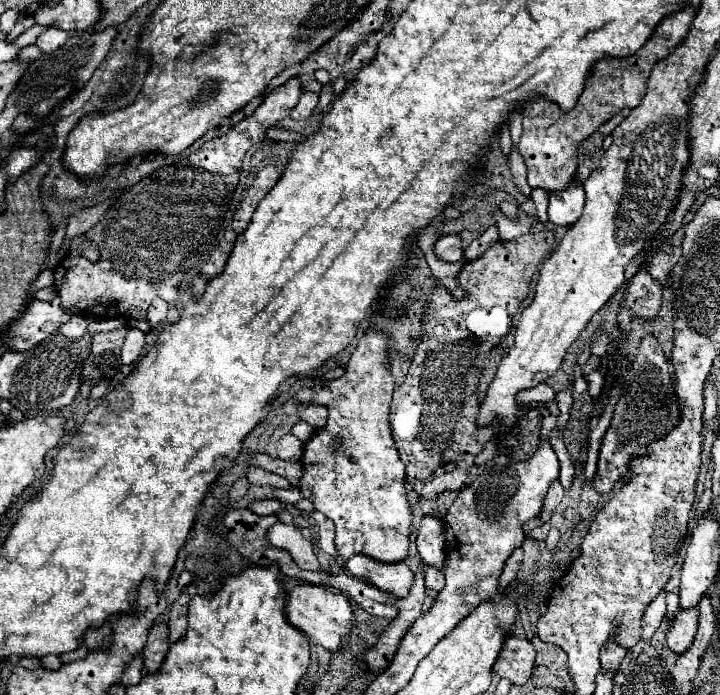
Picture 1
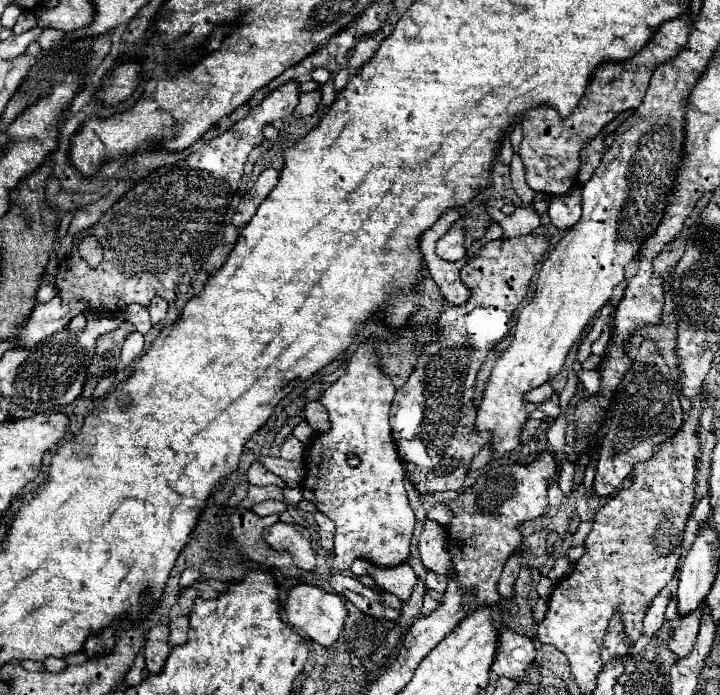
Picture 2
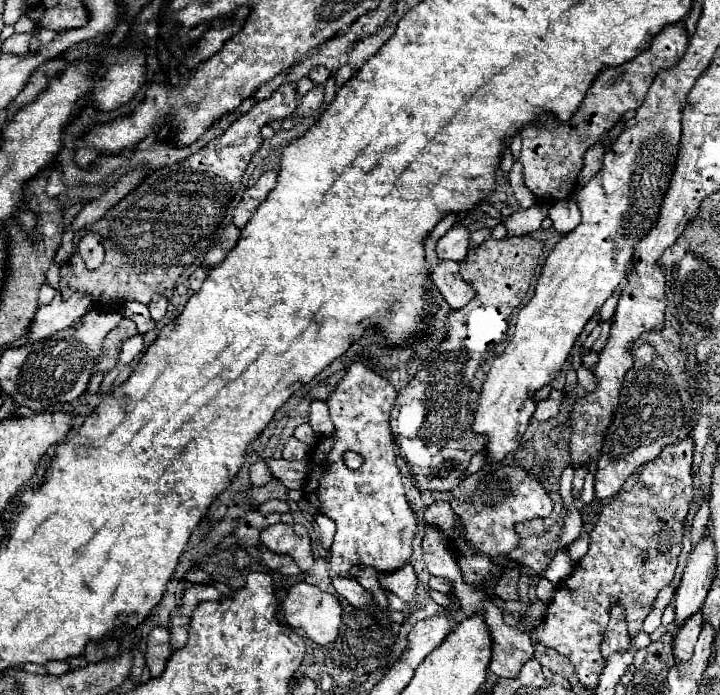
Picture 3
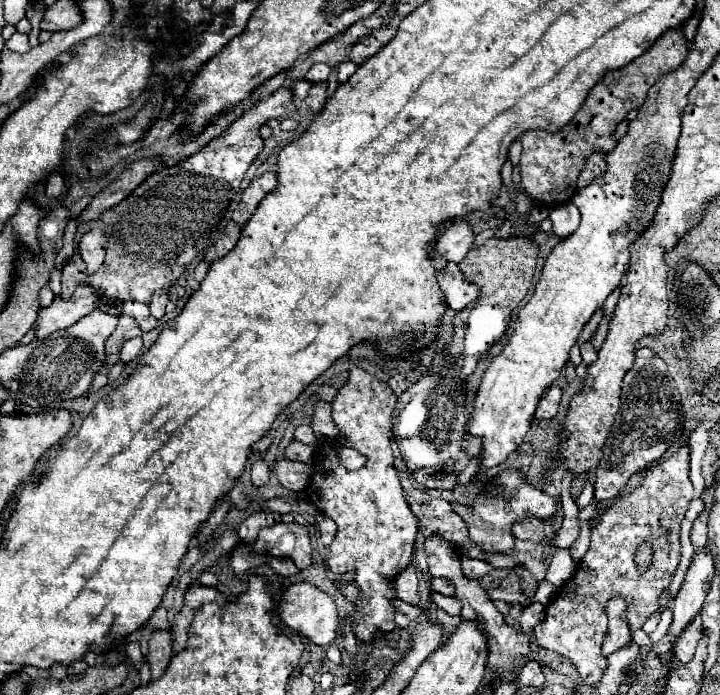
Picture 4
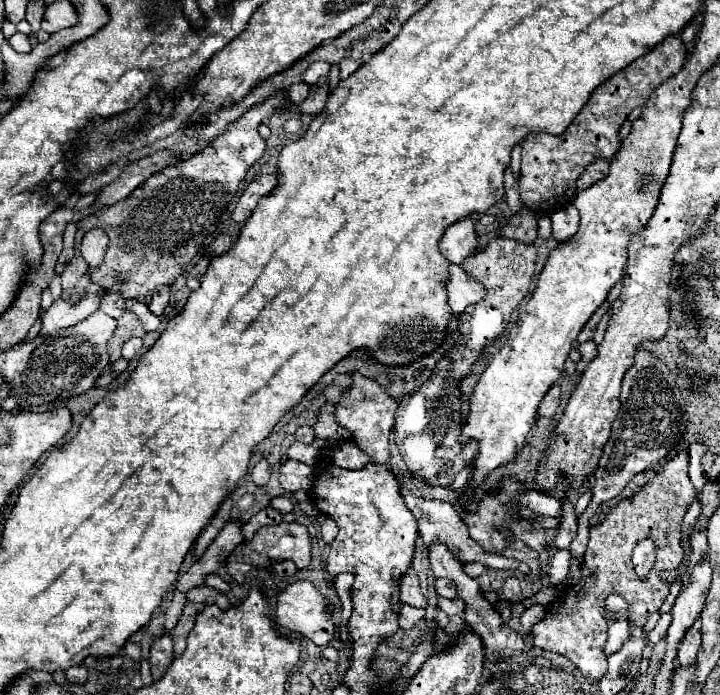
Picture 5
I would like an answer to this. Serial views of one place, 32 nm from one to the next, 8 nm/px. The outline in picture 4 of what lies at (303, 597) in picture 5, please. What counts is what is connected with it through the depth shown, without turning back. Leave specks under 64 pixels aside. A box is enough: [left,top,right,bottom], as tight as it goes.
[278,582,338,646]

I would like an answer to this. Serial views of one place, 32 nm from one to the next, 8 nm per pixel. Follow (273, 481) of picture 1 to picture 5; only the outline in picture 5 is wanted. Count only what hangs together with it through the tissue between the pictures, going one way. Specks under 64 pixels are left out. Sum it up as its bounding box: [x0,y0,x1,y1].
[252,460,270,486]

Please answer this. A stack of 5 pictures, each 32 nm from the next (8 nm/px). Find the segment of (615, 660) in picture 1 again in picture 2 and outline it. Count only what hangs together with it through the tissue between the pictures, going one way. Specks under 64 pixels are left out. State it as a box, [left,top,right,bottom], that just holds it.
[600,614,630,662]

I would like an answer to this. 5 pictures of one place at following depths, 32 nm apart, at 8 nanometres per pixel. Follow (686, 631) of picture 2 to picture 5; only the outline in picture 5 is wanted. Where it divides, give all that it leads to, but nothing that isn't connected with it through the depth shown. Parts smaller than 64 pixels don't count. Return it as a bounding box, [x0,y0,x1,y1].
[678,620,700,666]

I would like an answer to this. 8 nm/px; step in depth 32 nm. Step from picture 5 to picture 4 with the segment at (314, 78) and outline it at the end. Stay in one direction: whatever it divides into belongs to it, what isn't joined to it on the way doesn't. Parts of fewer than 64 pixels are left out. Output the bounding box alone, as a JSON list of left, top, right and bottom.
[304,62,330,82]

